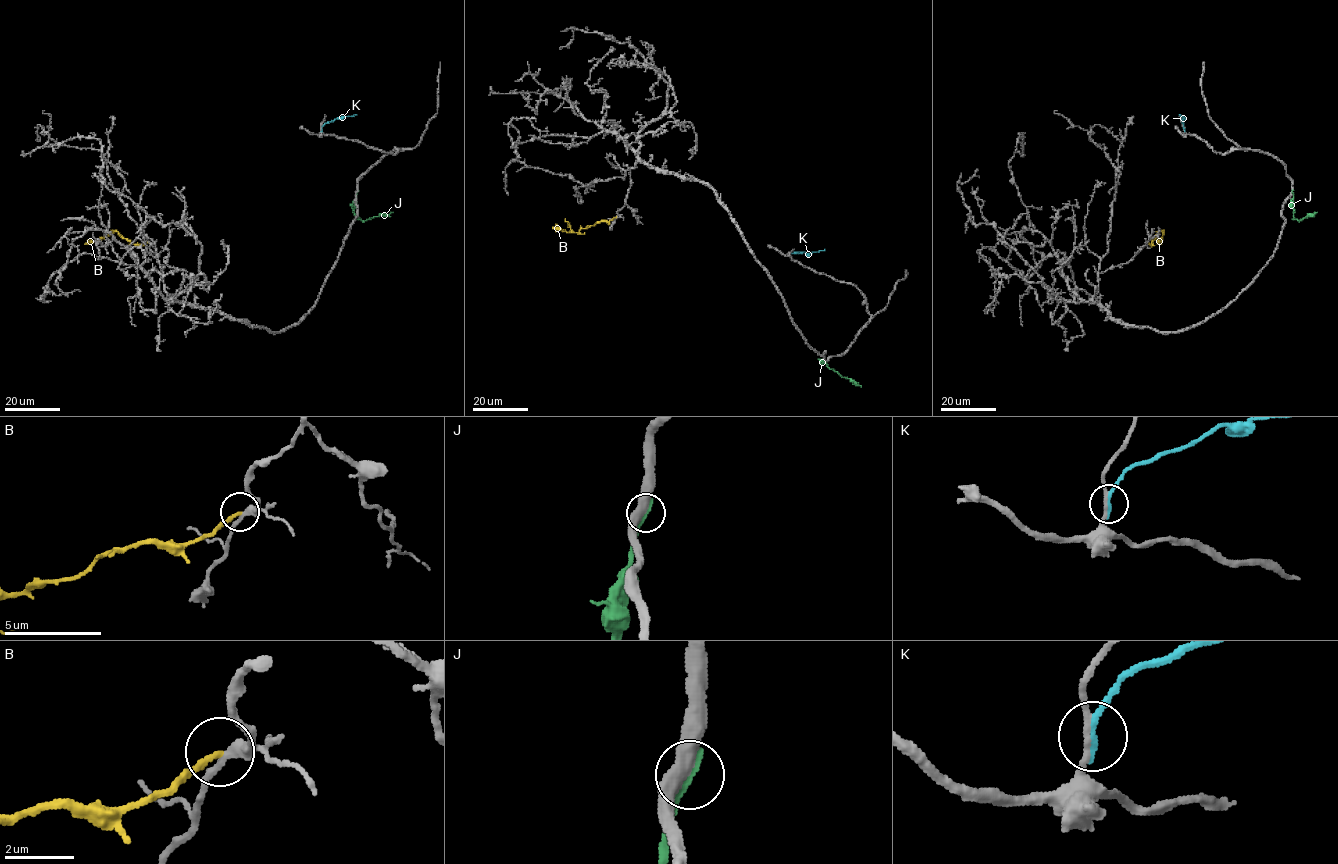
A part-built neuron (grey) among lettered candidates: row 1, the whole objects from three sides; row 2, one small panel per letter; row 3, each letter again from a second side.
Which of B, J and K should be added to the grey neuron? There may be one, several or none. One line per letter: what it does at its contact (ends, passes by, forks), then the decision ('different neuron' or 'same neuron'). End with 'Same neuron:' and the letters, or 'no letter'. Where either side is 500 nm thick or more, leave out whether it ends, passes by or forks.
B: it ends | different neuron
J: it ends | different neuron
K: it ends | different neuron
Same neuron: no letter

